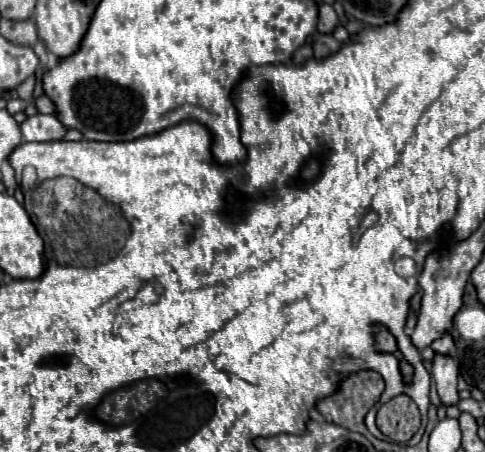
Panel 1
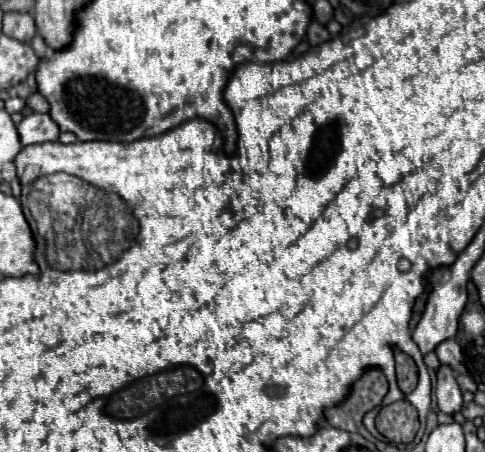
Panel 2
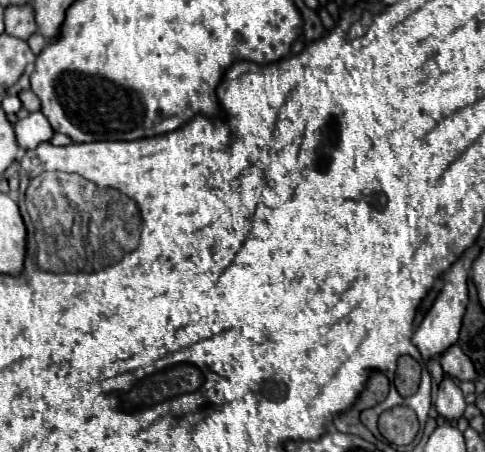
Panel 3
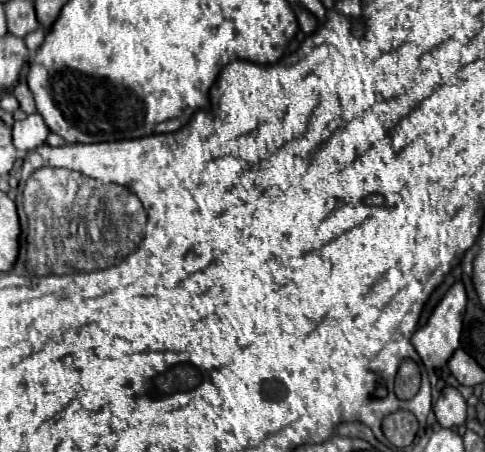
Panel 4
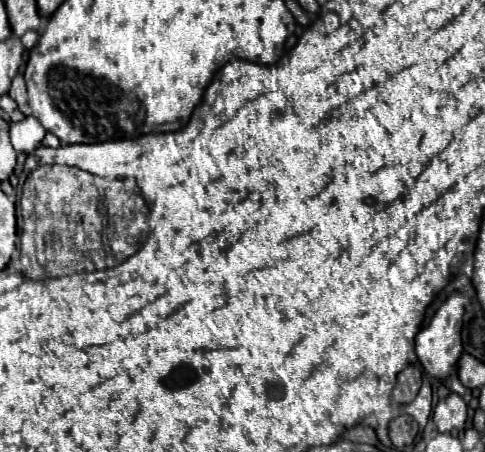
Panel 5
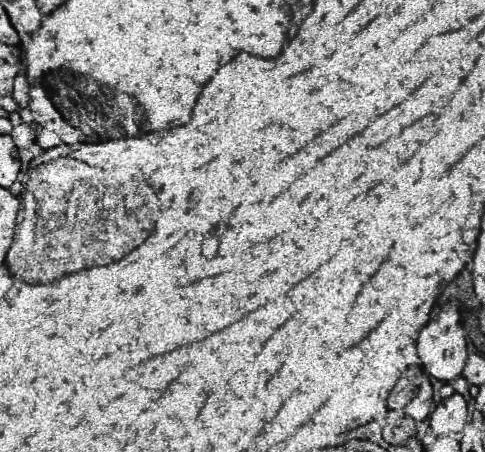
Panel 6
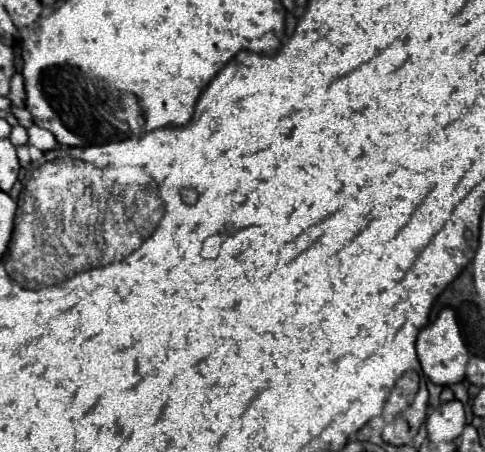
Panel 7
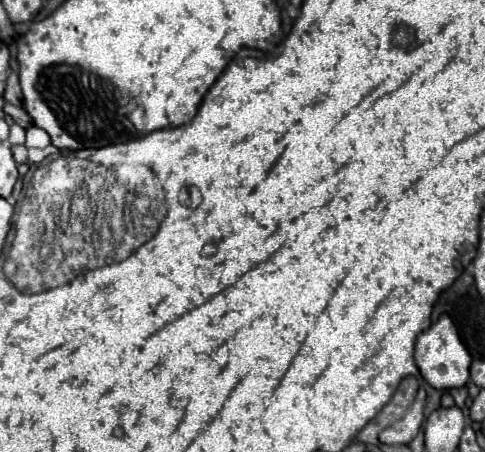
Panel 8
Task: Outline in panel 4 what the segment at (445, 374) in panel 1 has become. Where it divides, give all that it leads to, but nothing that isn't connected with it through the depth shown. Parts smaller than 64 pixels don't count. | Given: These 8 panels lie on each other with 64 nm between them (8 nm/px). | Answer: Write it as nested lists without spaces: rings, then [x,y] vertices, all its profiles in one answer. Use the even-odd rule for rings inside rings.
[[[444,386],[438,402],[434,404],[434,414],[444,428],[456,428],[466,420],[466,400],[458,388]]]

